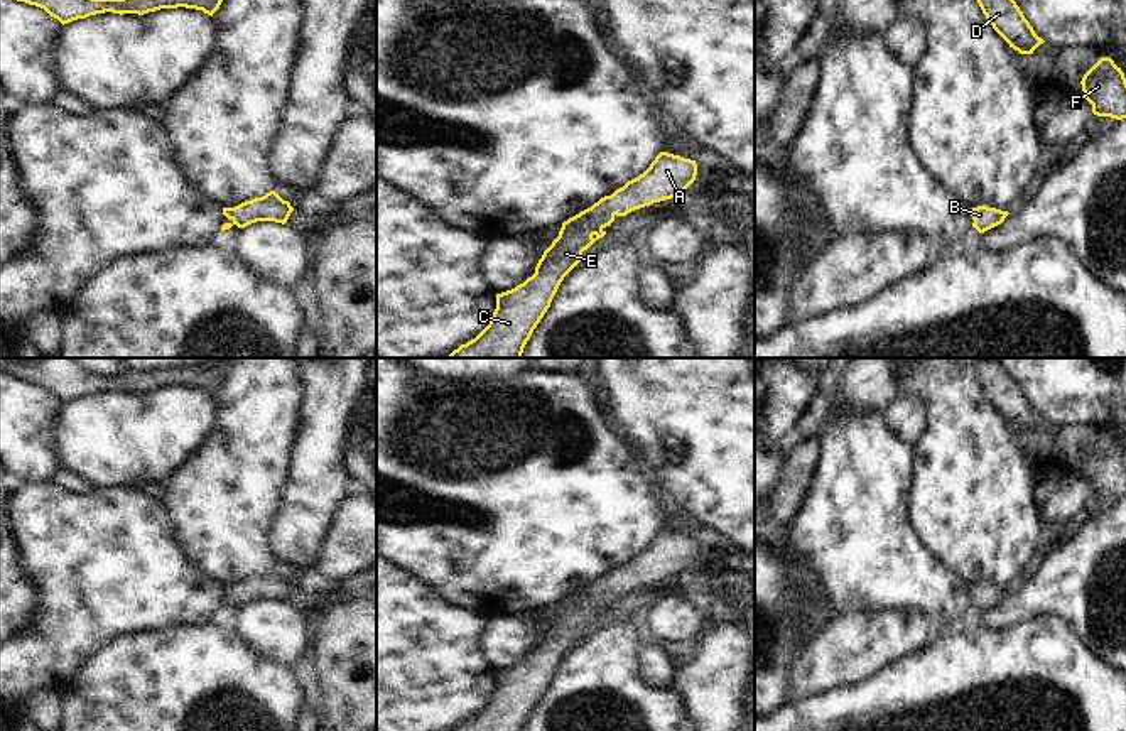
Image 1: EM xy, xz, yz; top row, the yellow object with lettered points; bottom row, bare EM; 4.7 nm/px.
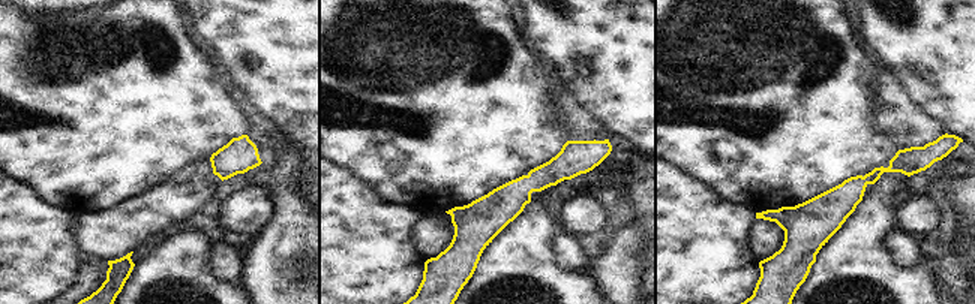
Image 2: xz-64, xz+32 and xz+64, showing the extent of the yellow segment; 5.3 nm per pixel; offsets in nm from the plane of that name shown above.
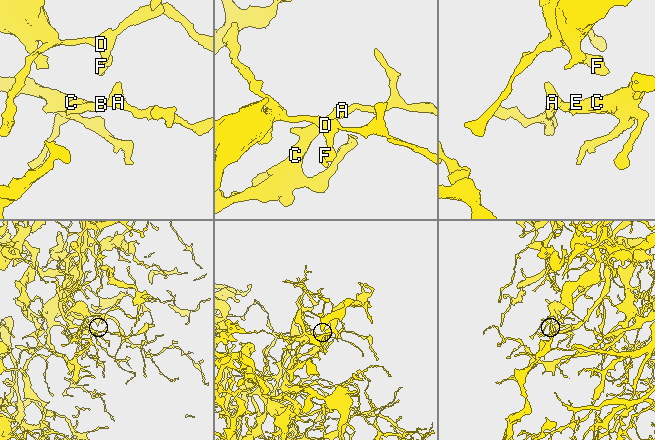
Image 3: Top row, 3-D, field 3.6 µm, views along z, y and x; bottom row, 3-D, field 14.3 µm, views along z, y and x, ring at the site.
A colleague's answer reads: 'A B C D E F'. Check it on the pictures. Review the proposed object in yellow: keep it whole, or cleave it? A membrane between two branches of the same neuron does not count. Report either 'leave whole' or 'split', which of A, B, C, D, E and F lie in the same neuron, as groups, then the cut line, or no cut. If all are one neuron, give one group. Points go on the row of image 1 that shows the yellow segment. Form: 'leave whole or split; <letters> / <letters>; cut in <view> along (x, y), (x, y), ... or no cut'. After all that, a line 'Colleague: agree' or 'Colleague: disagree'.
leave whole; A B C D E F; no cut
Colleague: agree

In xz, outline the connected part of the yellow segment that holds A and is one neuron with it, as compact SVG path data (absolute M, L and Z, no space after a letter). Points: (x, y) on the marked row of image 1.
M660 152L643 174L564 221L535 273L515 289L496 294L488 326L446 358L522 358L560 282L581 262L582 252L606 235L604 228L616 216L680 196L696 176L696 160Z

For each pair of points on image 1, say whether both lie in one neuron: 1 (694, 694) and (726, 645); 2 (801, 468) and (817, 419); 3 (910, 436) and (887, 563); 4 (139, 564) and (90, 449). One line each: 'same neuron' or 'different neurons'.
1: same neuron
2: different neurons
3: different neurons
4: different neurons

